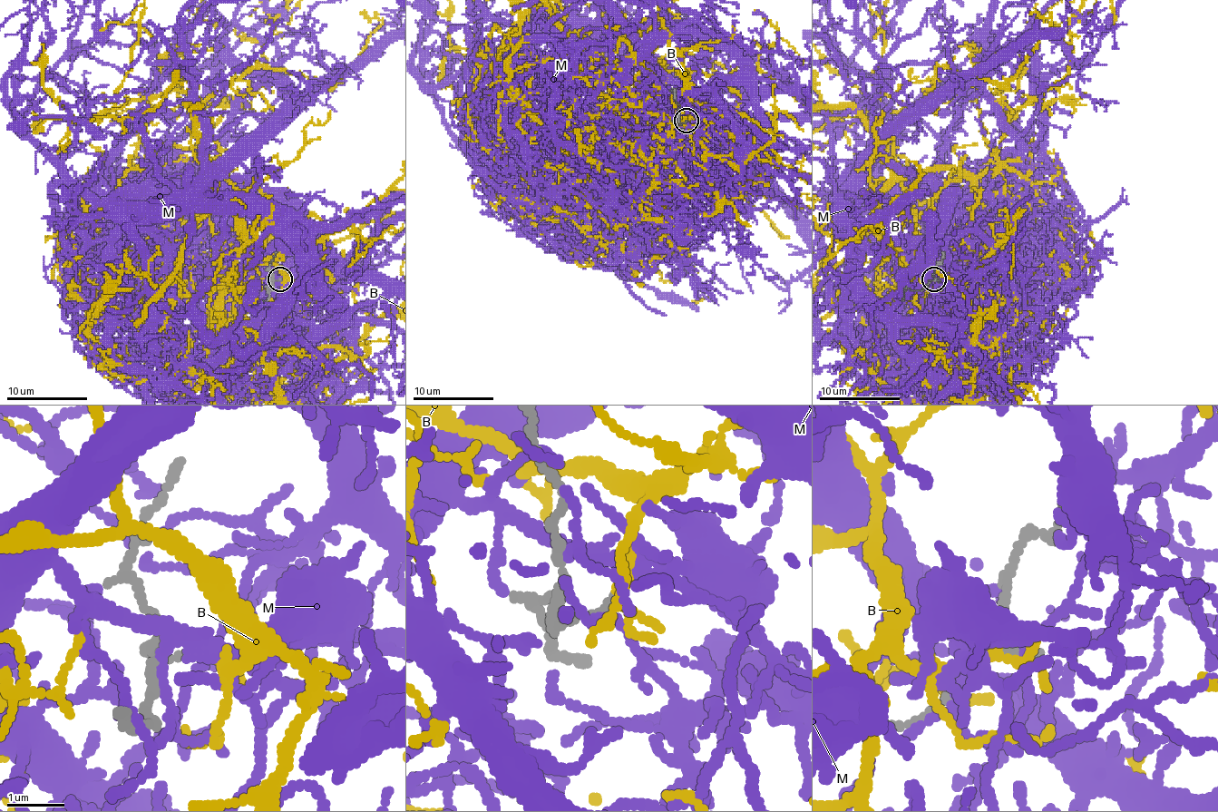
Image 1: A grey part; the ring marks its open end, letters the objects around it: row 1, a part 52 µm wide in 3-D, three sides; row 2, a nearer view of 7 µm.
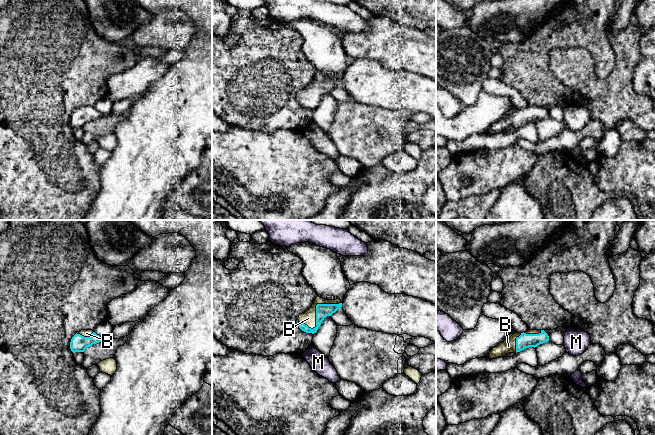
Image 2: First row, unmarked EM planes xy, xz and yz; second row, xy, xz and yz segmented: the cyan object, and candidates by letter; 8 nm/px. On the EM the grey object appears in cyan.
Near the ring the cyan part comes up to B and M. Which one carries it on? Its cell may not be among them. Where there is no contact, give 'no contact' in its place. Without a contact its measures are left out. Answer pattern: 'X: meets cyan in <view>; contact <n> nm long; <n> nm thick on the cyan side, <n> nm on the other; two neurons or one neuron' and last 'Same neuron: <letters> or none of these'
B: meets cyan in xz; contact 380 nm long; 110 nm thick on the cyan side, 110 nm on the other; one neuron
M: no contact; two neurons
Same neuron: B

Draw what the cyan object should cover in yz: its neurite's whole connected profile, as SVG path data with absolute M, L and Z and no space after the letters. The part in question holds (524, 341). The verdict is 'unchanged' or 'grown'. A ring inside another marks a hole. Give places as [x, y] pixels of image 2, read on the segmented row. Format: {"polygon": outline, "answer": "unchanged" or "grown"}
{"polygon": "M528 330L523 333L516 332L509 339L498 344L490 352L489 359L505 357L508 353L517 353L529 347L537 347L549 341L549 336L544 330Z", "answer": "grown"}

